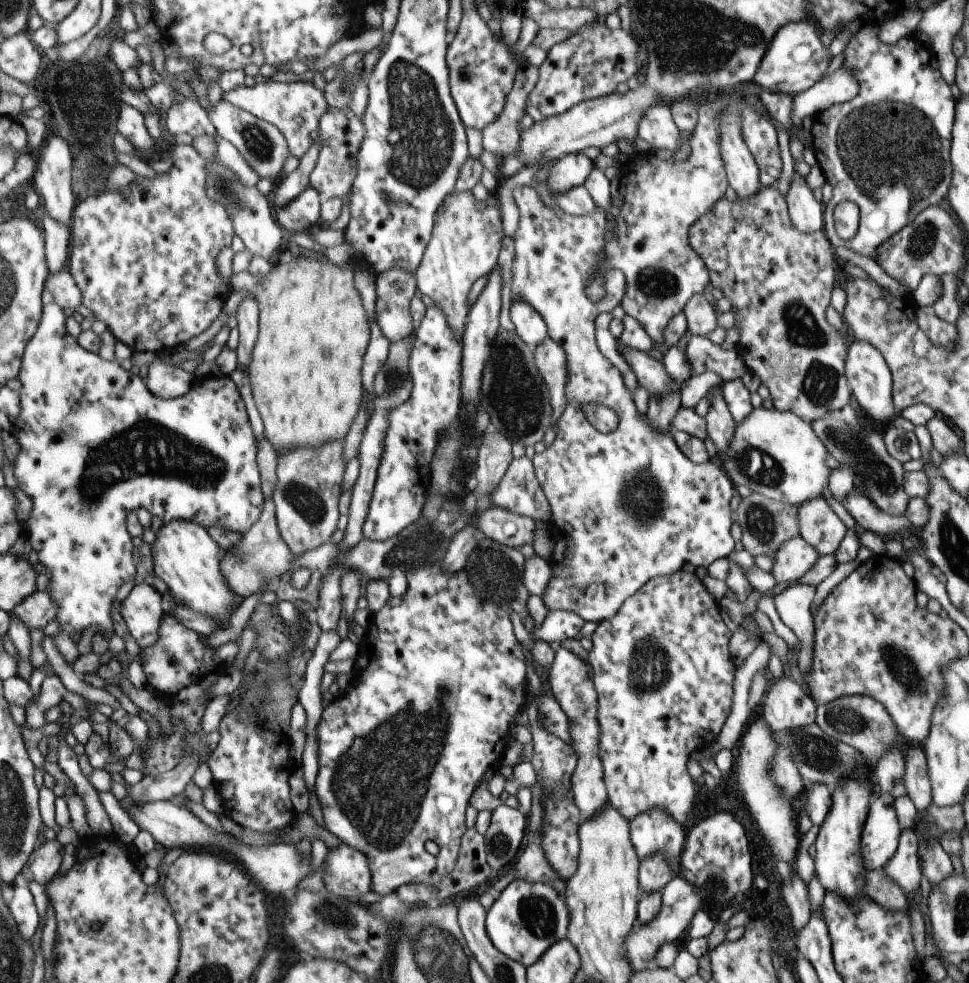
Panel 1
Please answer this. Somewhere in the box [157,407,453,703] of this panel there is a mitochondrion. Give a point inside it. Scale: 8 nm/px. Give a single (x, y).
(305, 499)

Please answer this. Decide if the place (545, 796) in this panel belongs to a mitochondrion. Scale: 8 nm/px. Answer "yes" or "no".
no

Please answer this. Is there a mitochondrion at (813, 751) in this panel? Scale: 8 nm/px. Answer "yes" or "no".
yes

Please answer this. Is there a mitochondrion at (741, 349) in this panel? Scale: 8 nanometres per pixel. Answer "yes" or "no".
no

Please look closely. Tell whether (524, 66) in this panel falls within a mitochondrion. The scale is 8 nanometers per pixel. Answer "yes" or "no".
no

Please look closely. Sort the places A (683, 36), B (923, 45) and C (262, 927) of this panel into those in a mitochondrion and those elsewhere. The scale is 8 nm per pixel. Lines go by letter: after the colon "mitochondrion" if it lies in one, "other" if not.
A: mitochondrion
B: other
C: other

